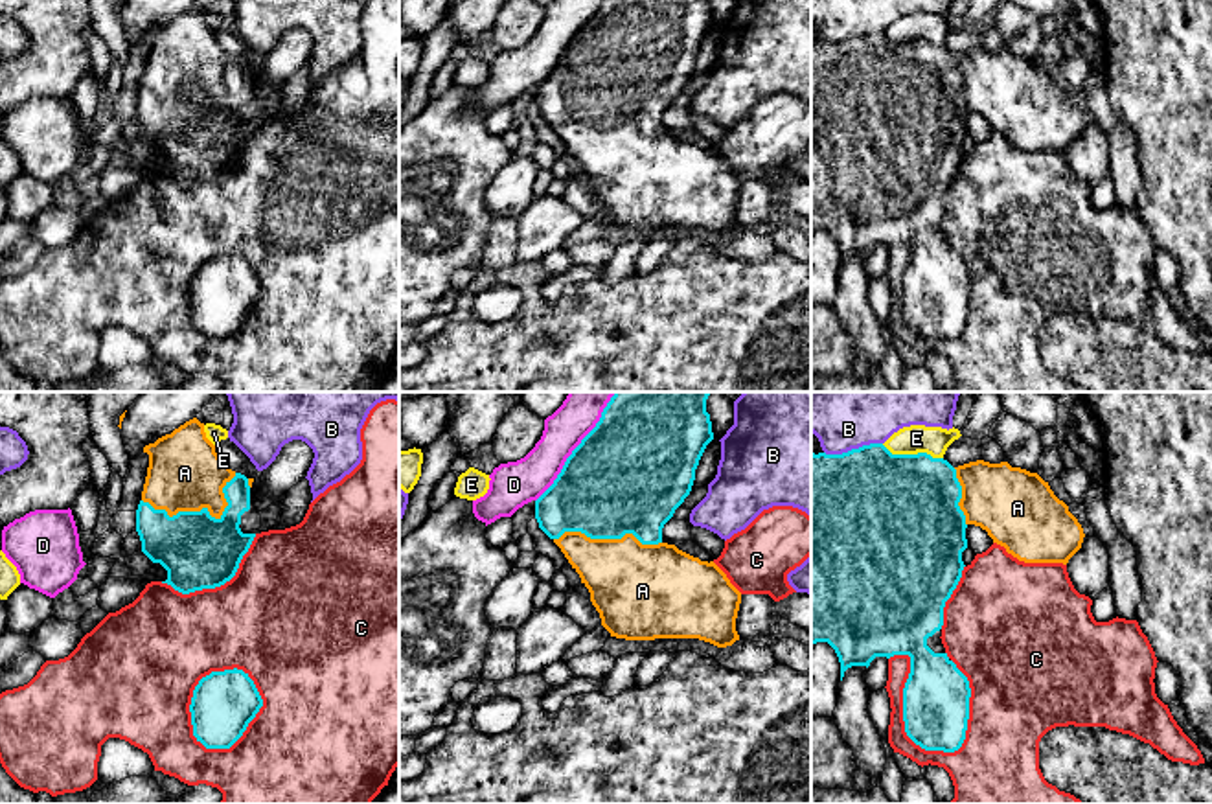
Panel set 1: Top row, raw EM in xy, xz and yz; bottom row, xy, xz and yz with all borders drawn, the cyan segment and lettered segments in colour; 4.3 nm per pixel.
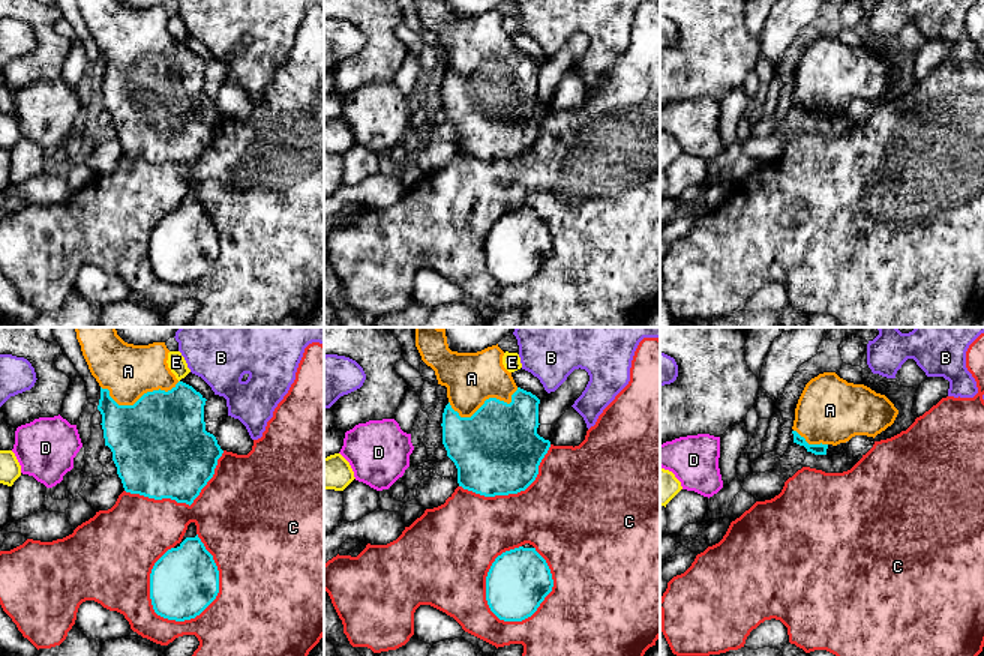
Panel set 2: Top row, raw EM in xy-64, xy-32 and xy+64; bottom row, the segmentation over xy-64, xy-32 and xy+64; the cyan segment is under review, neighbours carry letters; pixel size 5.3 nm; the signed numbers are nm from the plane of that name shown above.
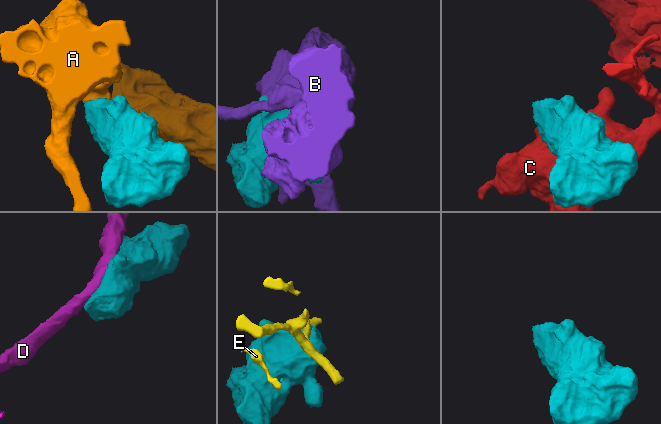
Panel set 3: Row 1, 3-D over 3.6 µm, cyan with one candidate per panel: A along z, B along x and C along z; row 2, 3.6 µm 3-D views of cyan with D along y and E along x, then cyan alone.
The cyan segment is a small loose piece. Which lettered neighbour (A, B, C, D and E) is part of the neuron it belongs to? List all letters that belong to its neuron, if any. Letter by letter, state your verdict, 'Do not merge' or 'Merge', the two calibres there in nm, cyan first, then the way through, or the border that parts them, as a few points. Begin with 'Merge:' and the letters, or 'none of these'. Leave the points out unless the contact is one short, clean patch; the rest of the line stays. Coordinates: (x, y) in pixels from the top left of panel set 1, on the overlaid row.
Merge: A
A: Merge. Thickness 320 nm (cyan) against 320 nm
B: Do not merge. Thickness 500 nm (cyan) against 480 nm
C: Do not merge. Thickness 280 nm (cyan) against 100 nm
D: Do not merge. Thickness 500 nm (cyan) against 190 nm
E: Do not merge. Thickness 500 nm (cyan) against 130 nm

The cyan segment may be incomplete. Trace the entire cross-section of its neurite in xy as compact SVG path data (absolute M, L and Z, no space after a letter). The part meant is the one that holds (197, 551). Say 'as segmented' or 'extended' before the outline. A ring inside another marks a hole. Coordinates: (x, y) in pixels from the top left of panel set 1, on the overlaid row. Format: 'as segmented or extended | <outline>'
extended | M197 418L145 445L143 453L149 454L149 467L136 510L142 552L167 570L162 583L182 594L224 585L235 576L256 537L239 528L241 515L250 510L254 478L232 471L219 458Z

